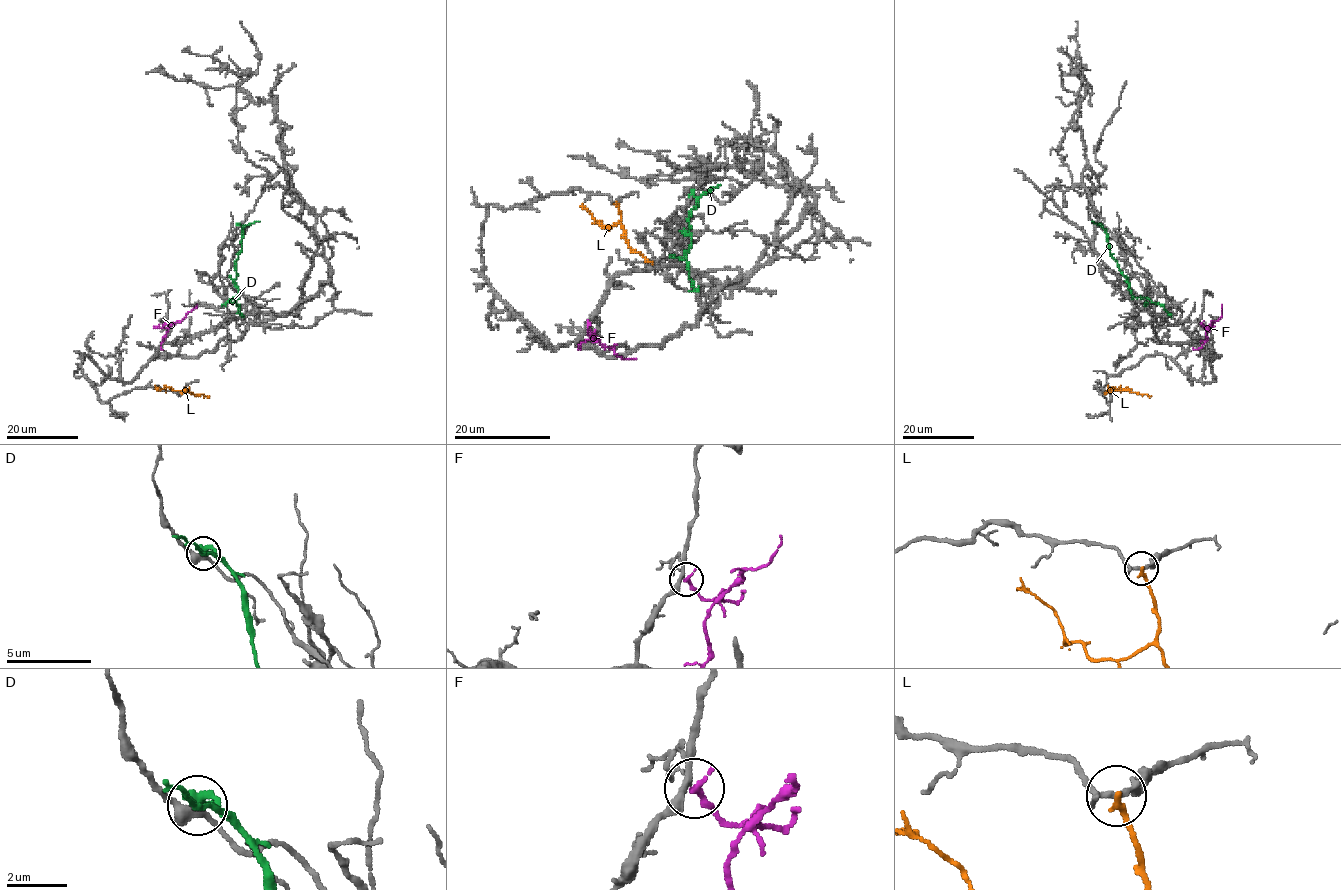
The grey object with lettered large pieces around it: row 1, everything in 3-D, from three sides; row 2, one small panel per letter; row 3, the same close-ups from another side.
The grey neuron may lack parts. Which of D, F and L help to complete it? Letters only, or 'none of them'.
F

